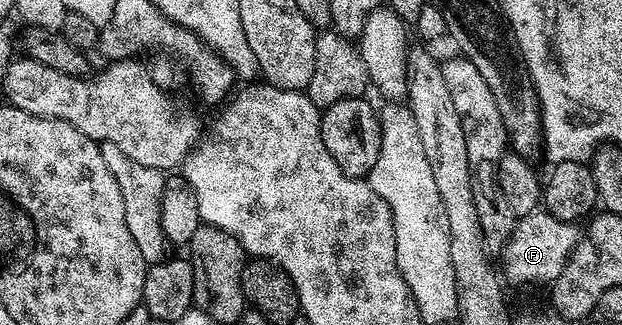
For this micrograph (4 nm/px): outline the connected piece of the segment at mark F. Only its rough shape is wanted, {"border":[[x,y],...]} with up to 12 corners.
{"border":[[545,211],[517,218],[505,280],[553,283],[580,229]]}

